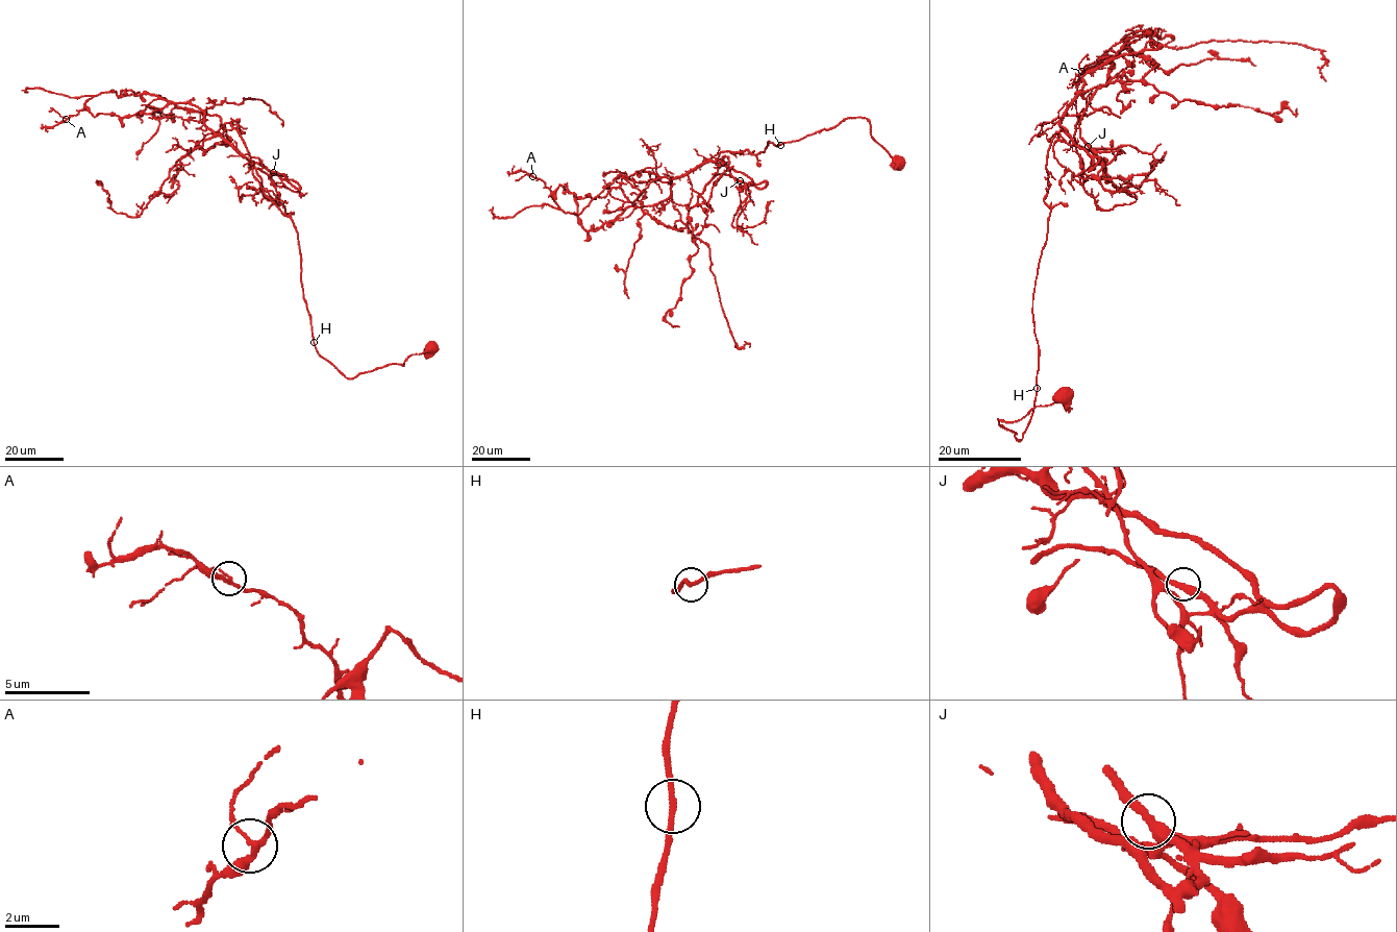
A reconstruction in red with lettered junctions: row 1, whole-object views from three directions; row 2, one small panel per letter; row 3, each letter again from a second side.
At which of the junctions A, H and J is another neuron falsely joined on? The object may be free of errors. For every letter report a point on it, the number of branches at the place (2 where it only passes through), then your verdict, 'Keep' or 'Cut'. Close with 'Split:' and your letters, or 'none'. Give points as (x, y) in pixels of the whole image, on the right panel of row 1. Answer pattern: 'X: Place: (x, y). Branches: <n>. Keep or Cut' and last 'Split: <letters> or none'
A: Place: (1081, 71). Branches: 3. Keep
H: Place: (1037, 388). Branches: 2. Keep
J: Place: (1088, 146). Branches: 2. Keep
Split: none

